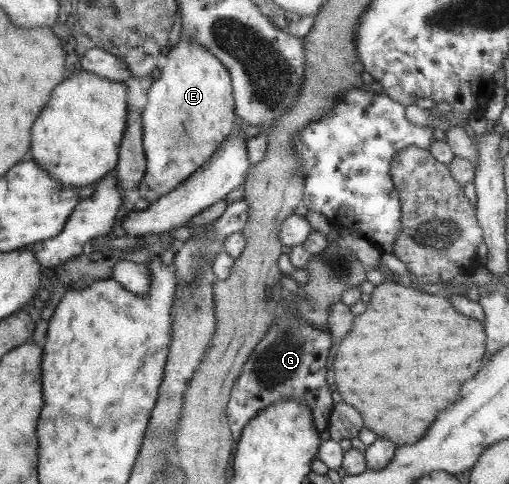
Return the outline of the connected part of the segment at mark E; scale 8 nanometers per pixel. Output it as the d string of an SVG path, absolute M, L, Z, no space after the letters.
M180 35L179 42L166 55L166 63L156 72L152 84L146 92L146 102L139 111L140 125L143 125L143 152L146 154L146 171L143 179L146 187L155 197L162 196L179 188L187 177L200 167L227 139L232 131L232 89L228 79L228 69L210 51L198 46L187 37Z

